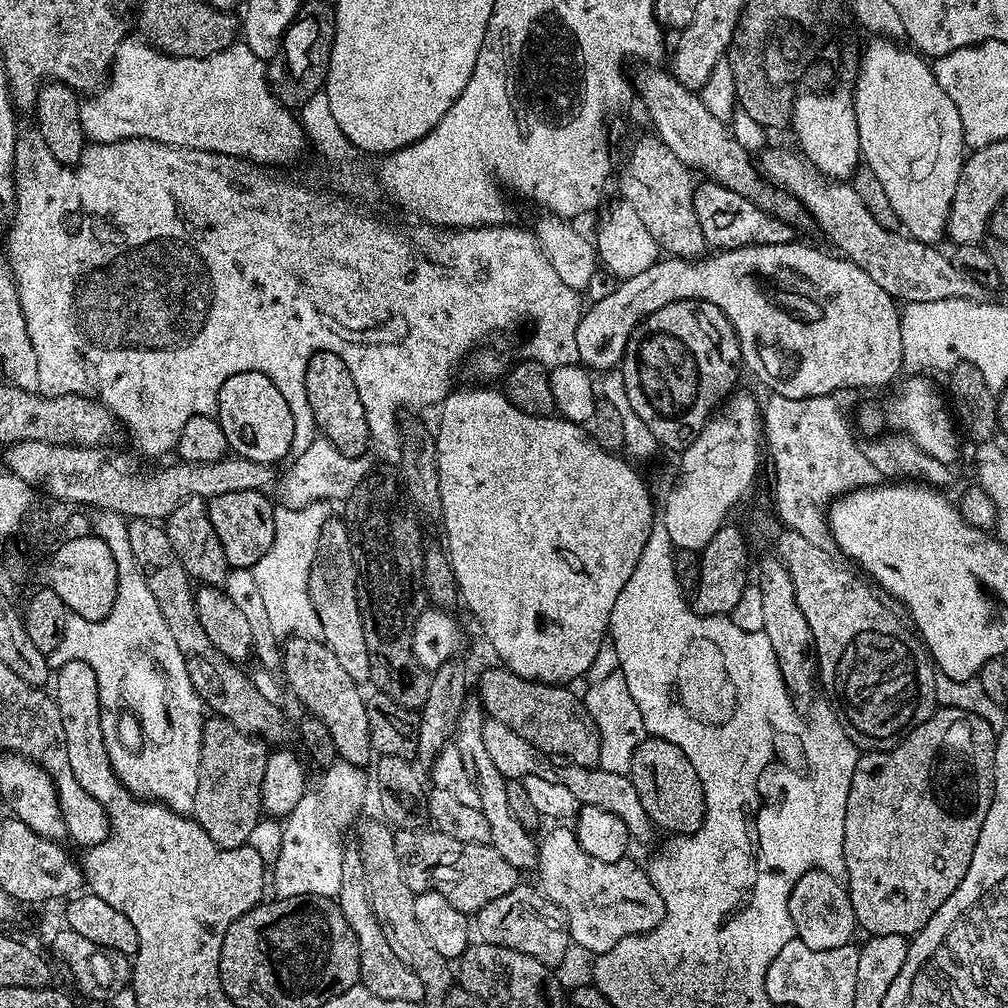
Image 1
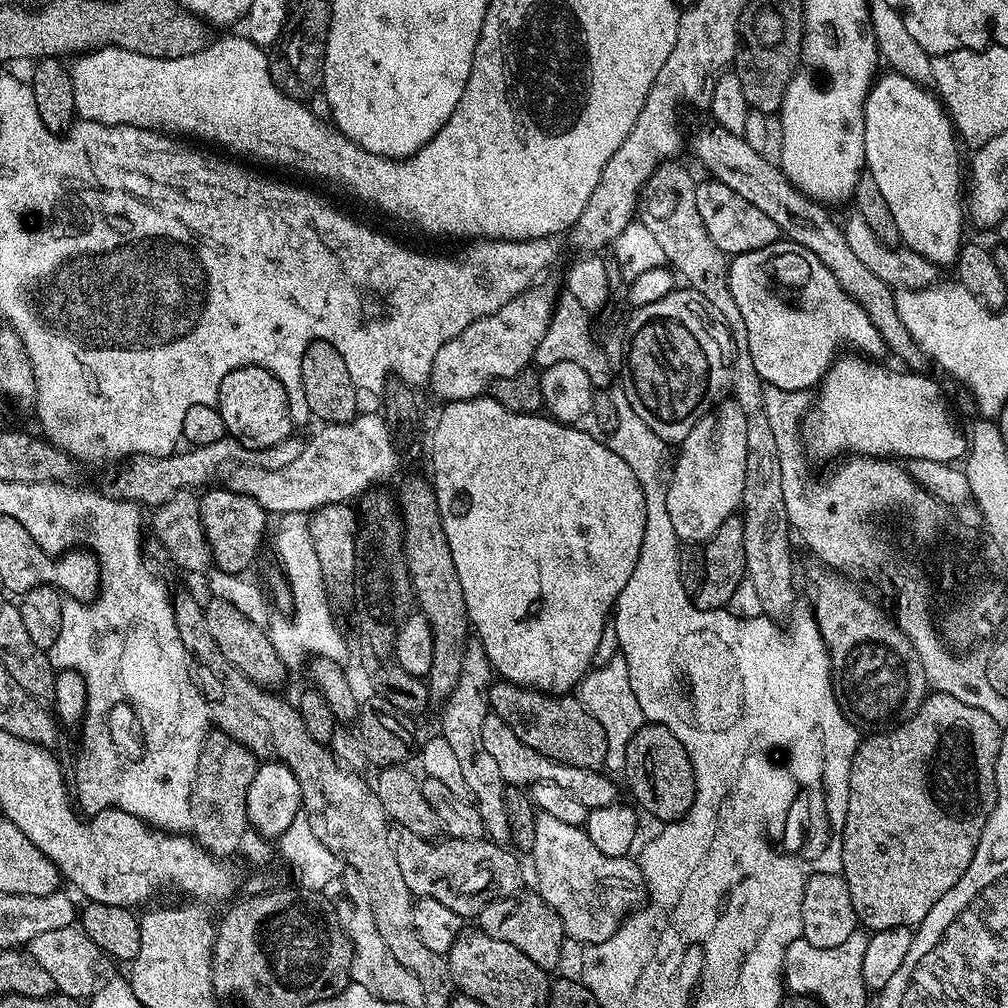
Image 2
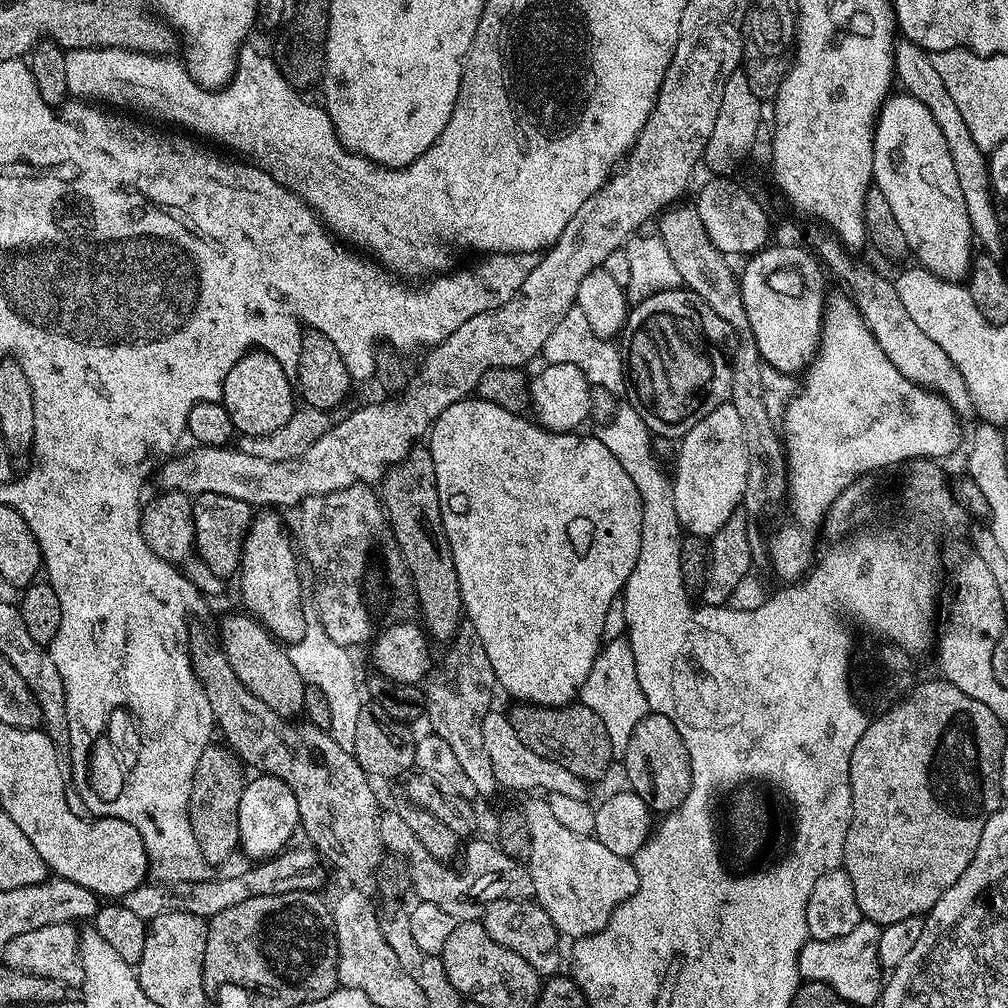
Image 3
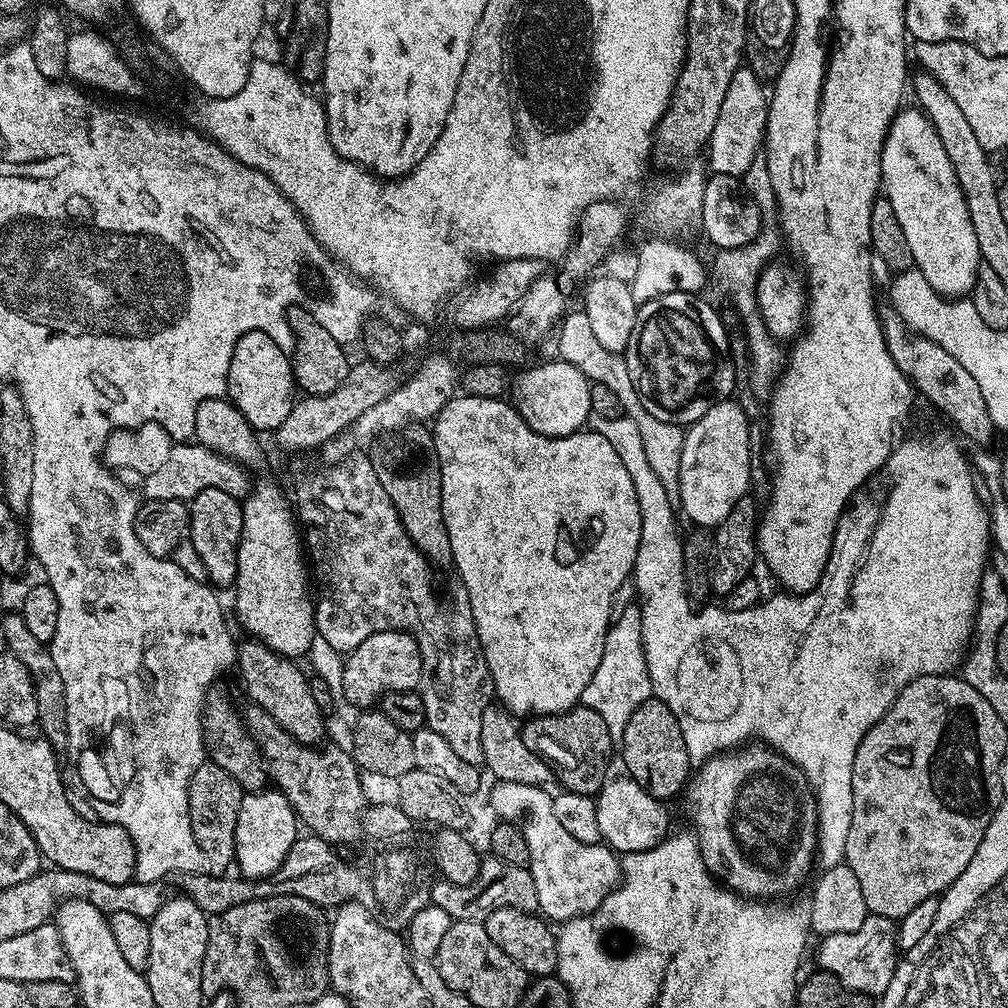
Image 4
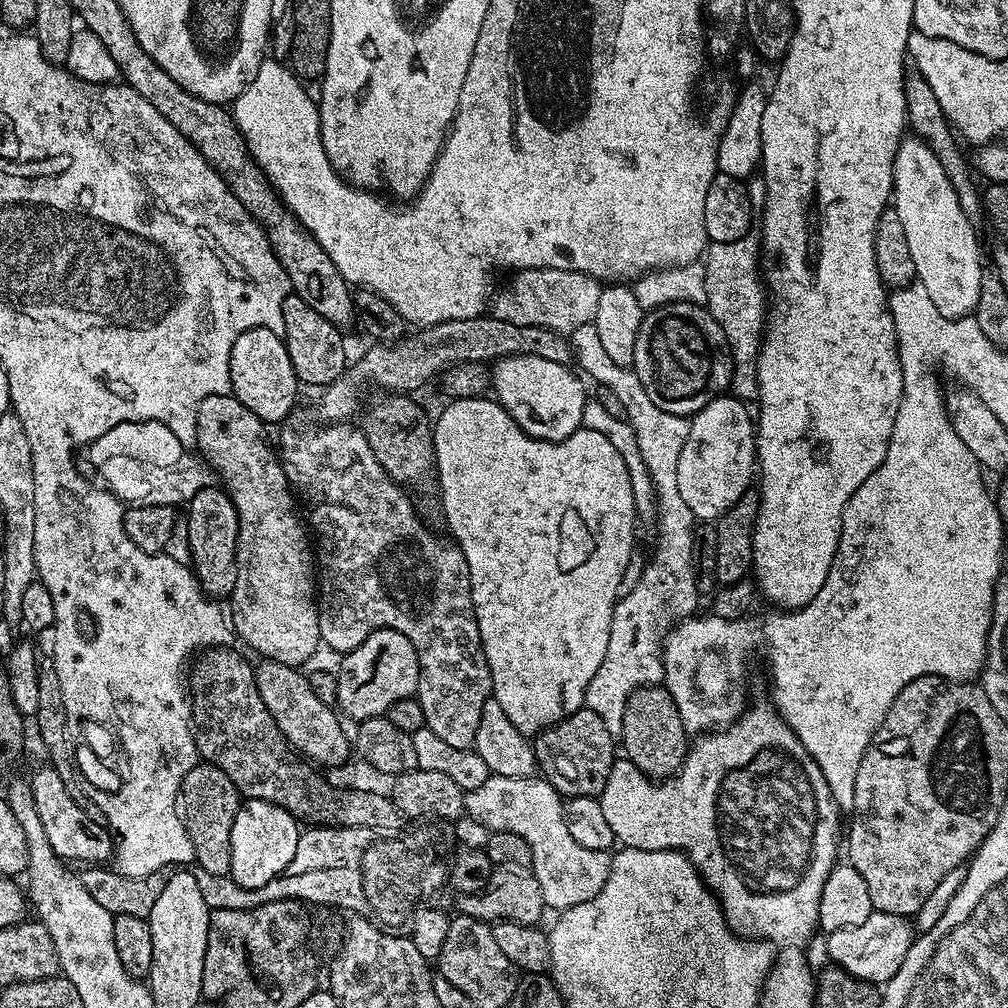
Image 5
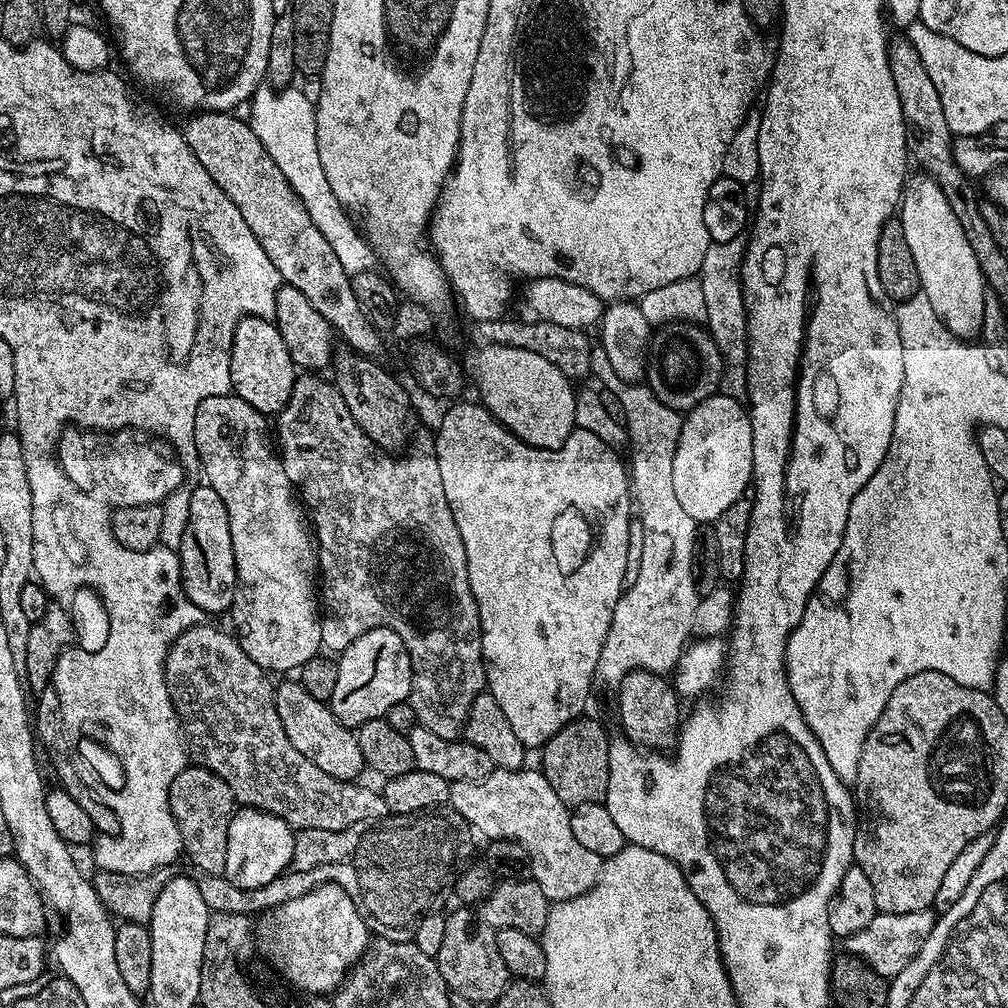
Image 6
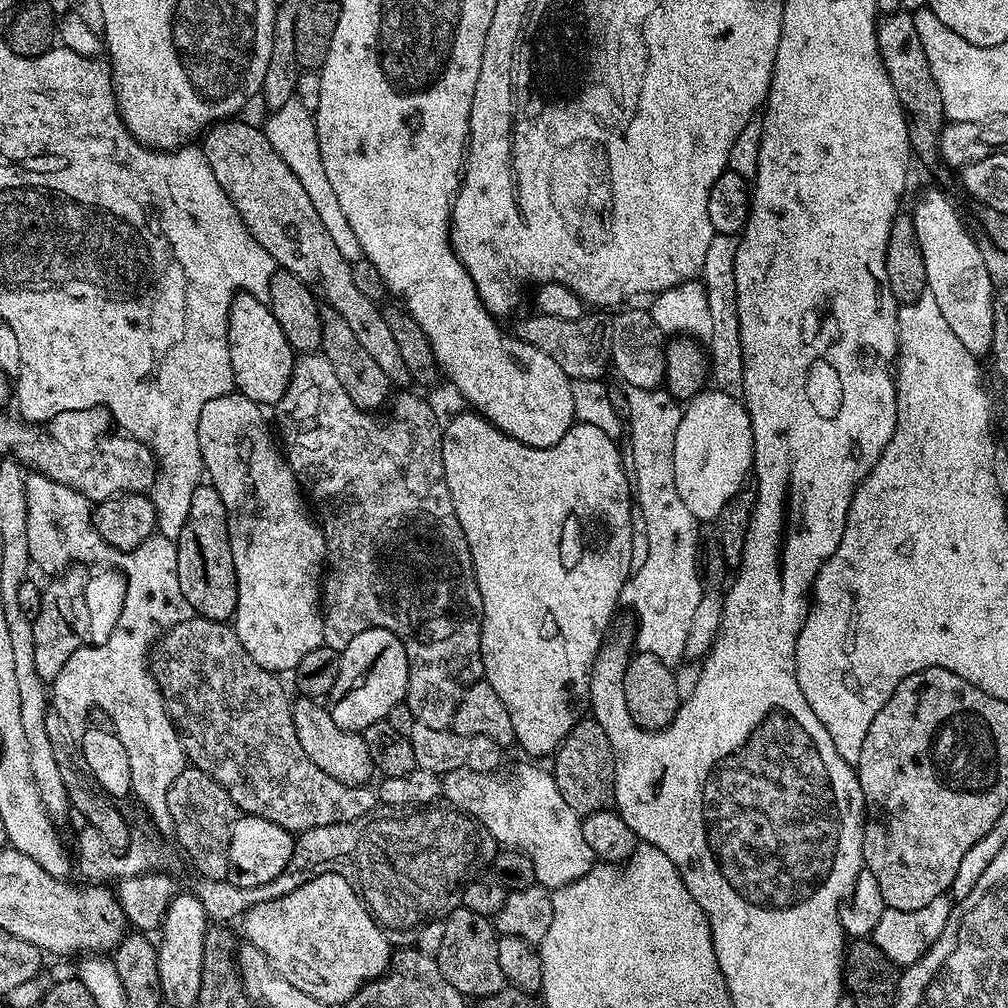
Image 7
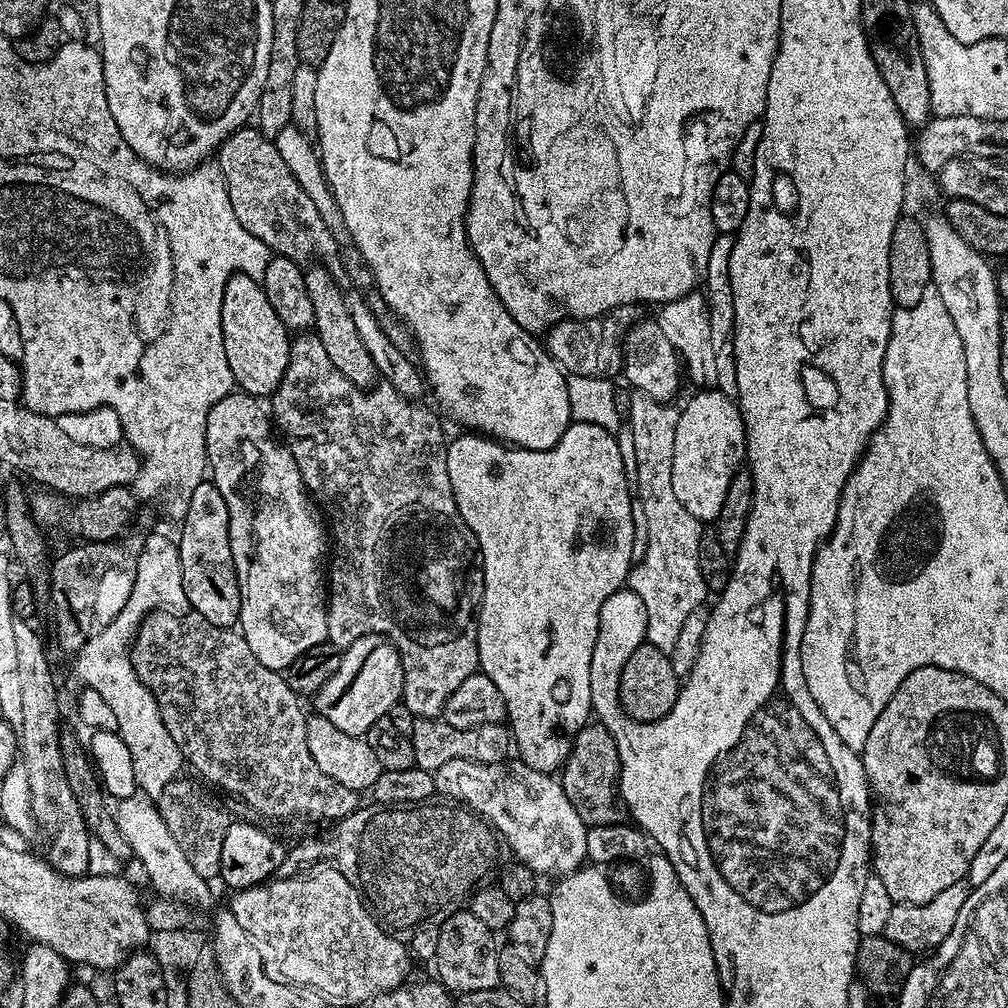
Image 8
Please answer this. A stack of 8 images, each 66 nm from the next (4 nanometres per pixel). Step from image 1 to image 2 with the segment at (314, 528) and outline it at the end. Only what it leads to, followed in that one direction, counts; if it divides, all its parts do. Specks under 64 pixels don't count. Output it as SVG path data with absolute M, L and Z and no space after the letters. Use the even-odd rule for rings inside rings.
M286 512L277 520L280 521L277 524L275 521L274 524L276 556L280 559L280 568L284 571L285 578L288 579L288 592L292 595L292 617L289 620L271 621L270 639L274 650L289 670L300 667L303 669L309 658L320 657L344 662L348 656L348 644L336 629L332 612L328 609L328 598L324 594L326 577L318 566L309 517L303 512Z

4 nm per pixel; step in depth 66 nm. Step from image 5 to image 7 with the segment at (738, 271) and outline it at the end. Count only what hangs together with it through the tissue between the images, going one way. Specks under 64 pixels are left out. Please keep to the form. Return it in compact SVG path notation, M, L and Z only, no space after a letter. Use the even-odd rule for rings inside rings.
M715 233L706 250L701 279L708 296L711 331L708 335L710 374L715 387L722 393L741 399L744 395L744 359L741 352L741 328L738 324L737 287L734 279L734 258L737 257L739 235Z

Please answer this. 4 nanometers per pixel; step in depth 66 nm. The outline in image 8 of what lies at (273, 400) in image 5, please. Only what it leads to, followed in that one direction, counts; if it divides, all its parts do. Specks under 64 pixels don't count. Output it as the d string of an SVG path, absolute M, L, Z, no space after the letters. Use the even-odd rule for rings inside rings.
M241 272L228 279L222 298L222 334L233 385L250 396L271 398L286 374L292 340L282 318L274 314L261 281Z

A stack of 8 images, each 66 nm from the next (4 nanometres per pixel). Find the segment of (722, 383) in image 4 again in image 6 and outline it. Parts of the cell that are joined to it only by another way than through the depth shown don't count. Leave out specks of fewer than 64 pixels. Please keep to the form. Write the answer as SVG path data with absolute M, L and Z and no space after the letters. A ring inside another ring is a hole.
M669 322L651 333L646 361L646 384L652 393L675 412L686 414L720 391L724 372L723 354L707 327L696 322Z

